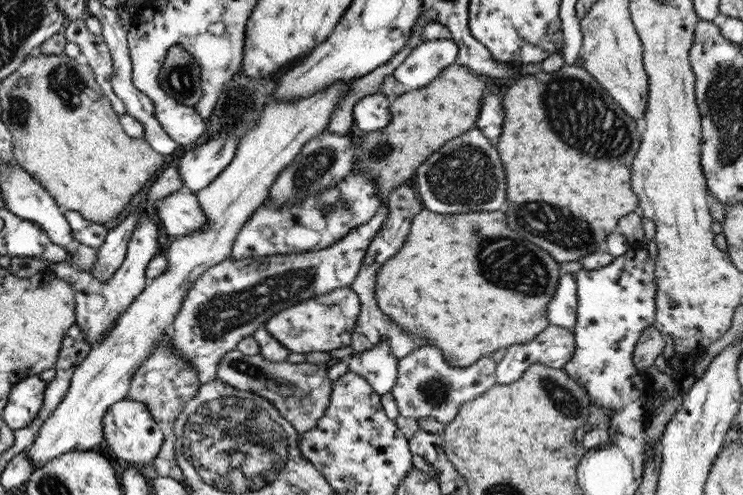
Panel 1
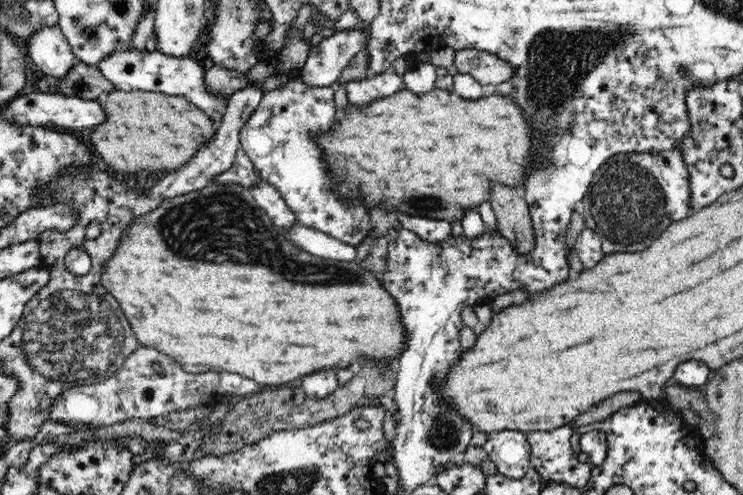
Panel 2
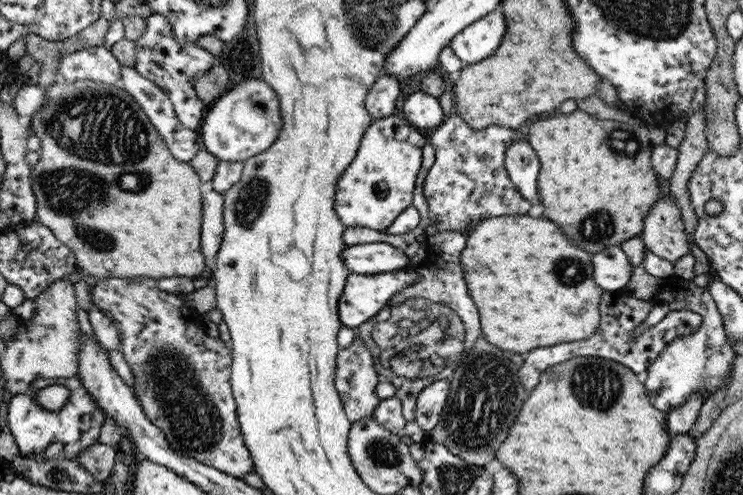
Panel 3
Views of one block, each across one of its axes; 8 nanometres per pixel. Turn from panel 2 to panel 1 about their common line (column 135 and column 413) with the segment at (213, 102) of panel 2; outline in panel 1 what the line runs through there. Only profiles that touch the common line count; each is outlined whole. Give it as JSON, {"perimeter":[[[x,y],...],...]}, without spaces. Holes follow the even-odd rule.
{"perimeter":[[[454,39],[433,41],[421,40],[418,46],[410,51],[406,59],[394,69],[392,74],[393,77],[404,85],[406,93],[421,89],[423,86],[430,84],[434,78],[438,78],[438,74],[440,74],[442,70],[456,62],[459,52],[458,45],[456,44],[457,42],[454,42]]]}

